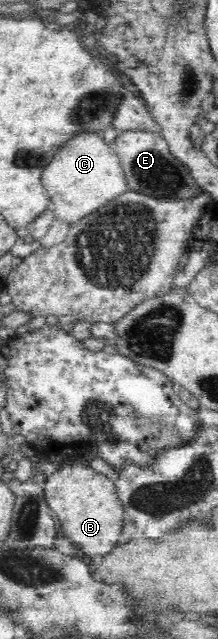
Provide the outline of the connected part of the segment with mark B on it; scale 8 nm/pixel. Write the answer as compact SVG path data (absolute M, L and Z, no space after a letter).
M65 464L47 477L44 493L66 537L83 555L105 556L120 545L125 508L117 494L115 484L106 474L98 473L91 467L82 467L82 465L71 467Z

